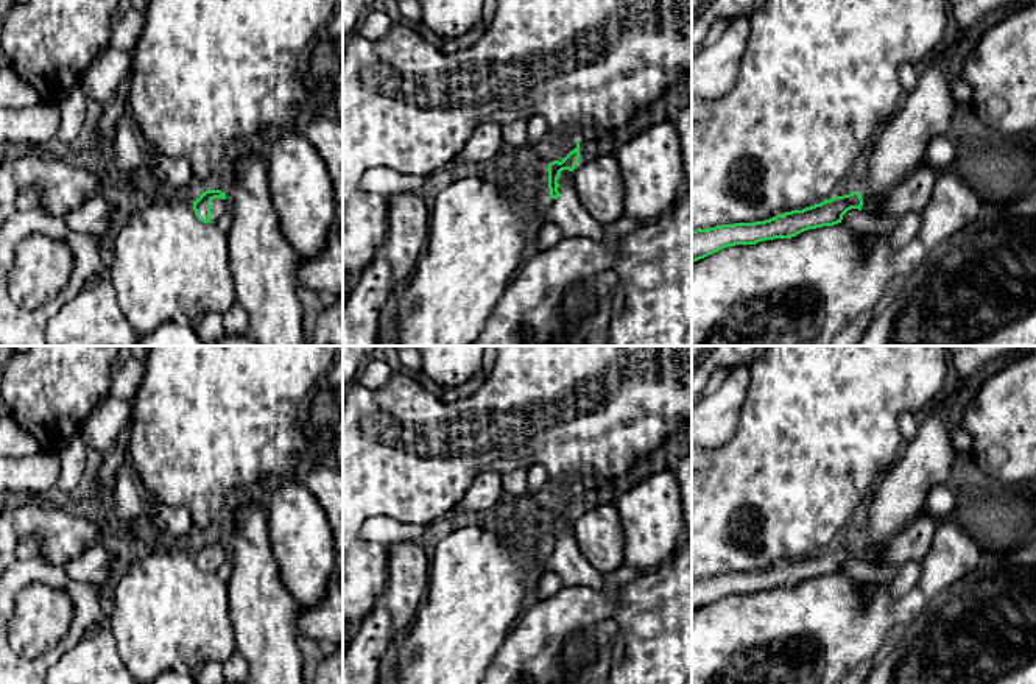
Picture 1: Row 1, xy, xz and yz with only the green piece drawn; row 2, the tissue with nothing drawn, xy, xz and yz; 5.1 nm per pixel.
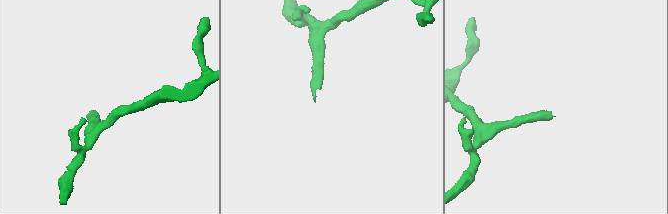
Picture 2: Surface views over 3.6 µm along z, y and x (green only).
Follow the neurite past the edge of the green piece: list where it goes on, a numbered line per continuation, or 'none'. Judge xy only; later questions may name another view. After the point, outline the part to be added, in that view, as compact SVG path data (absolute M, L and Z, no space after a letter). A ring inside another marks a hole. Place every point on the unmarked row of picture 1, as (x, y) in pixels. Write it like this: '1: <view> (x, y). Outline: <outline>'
1: xy (218, 557). Outline: M215 547L210 552L210 572L217 572L227 561L227 550Z

